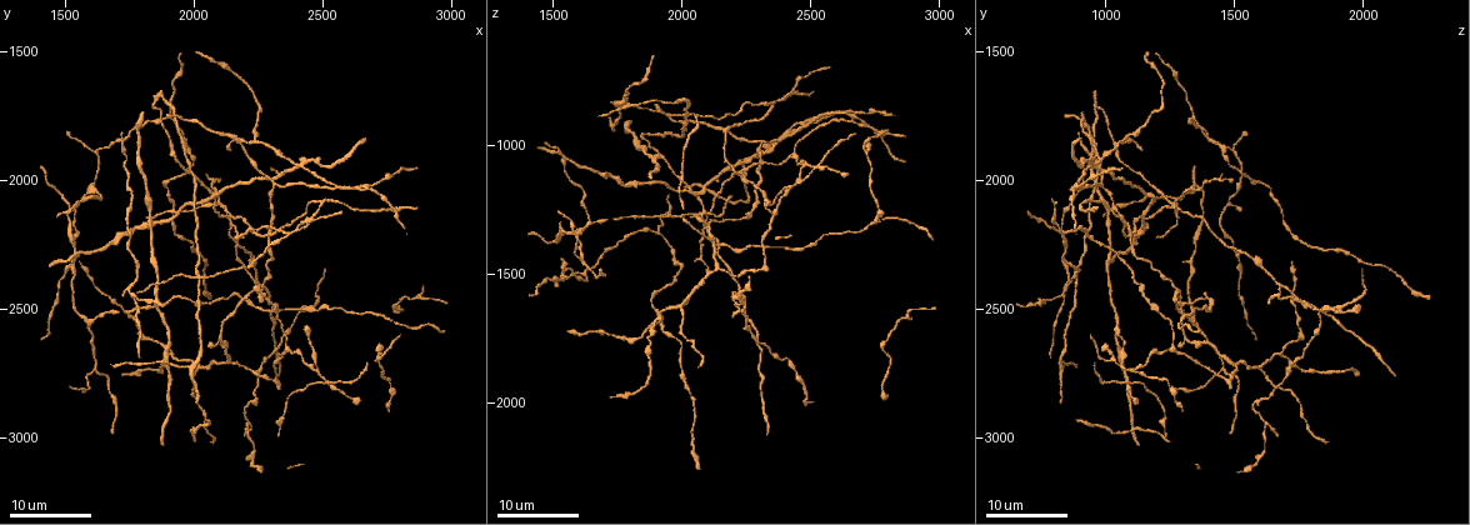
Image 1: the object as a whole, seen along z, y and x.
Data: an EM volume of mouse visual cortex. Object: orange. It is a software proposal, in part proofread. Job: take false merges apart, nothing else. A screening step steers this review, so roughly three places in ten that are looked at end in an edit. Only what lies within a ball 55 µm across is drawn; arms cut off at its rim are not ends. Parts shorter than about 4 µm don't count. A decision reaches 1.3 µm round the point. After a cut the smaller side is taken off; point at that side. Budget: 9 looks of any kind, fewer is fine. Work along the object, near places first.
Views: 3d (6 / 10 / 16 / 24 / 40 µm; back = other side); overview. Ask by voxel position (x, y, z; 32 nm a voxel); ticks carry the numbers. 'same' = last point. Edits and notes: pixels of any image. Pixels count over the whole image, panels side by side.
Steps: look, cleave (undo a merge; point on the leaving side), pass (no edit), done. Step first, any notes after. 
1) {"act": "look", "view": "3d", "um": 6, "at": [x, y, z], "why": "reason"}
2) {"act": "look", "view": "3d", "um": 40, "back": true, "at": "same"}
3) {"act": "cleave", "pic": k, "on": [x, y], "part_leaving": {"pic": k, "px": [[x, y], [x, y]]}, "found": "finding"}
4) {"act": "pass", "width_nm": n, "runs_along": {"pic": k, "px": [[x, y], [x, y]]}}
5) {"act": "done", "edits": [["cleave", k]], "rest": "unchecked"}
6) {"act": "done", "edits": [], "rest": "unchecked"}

{"act": "look", "view": "3d", "um": 24, "at": [2230, 1830, 1060], "why": "a fork"}

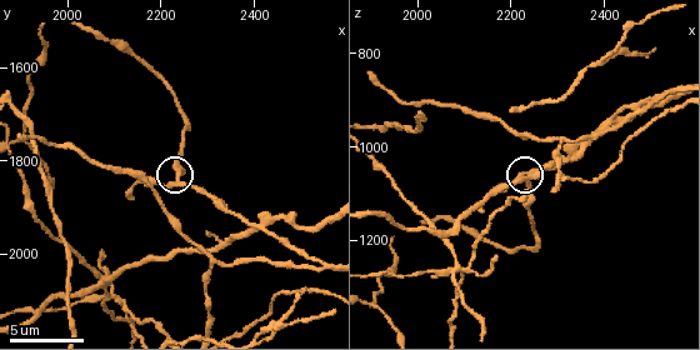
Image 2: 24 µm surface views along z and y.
{"act": "look", "view": "3d", "um": 10, "at": "same"}

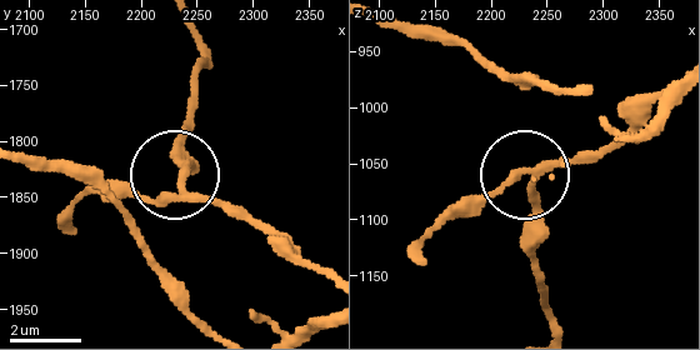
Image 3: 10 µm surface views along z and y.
{"act": "pass", "side_arm_um": 5, "found": "one cell here"}

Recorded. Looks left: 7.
{"act": "look", "view": "3d", "um": 24, "at": [1910, 1760, 1330], "why": "branch point"}

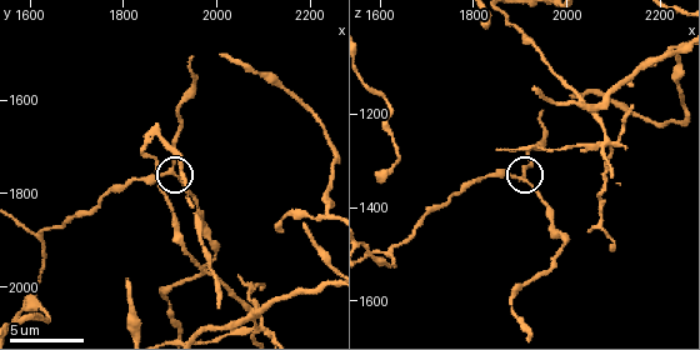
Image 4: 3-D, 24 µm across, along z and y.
{"act": "look", "view": "3d", "um": 6, "at": "same"}

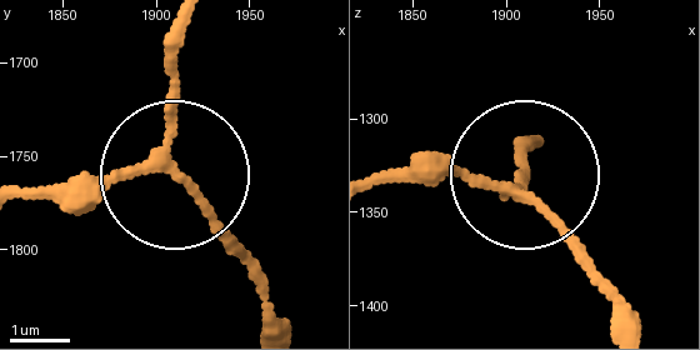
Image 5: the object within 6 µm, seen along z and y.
{"act": "pass", "runs_along": {"pic": 5, "px": [[183, 33], [159, 163], [34, 191]]}, "found": "one cell here"}

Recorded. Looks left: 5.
{"act": "look", "view": "3d", "um": 16, "at": [1610, 2730, 1470], "why": "three arms meet"}

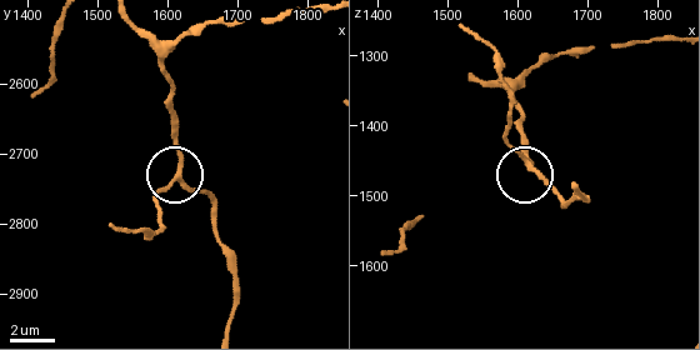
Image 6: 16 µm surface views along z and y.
{"act": "look", "view": "3d", "um": 6, "at": "same"}

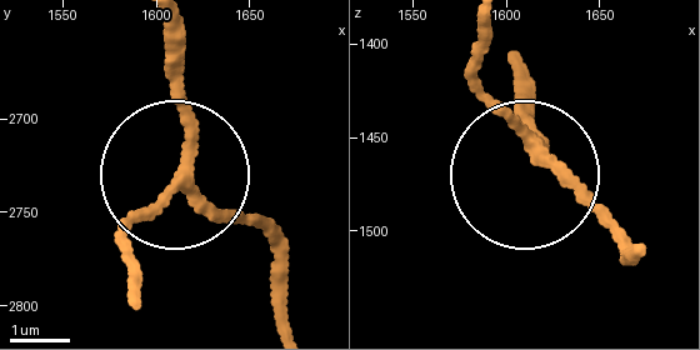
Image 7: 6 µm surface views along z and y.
{"act": "pass", "width_nm": 190, "runs_along": {"pic": 7, "px": [[171, 29], [185, 174], [126, 263]]}, "found": "continuous, no second cell"}

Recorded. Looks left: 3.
{"act": "look", "view": "3d", "um": 6, "at": [1625, 1890, 1500], "why": "arms part here"}

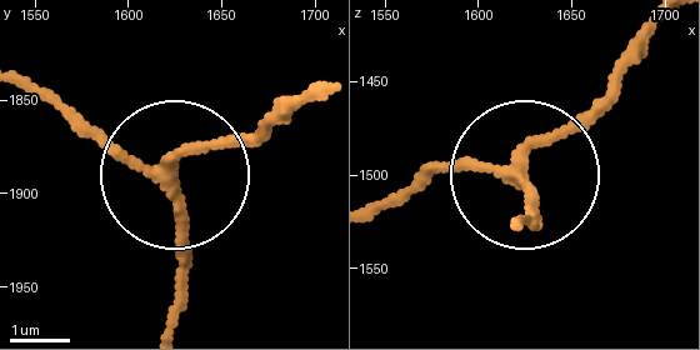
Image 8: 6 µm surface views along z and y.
{"act": "pass", "side_arm_um": 5, "runs_along": {"pic": 8, "px": [[658, 29], [518, 174], [448, 164], [408, 188]]}, "found": "all the same cell"}

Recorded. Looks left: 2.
{"act": "done", "edits": [], "rest": "unchecked"}

